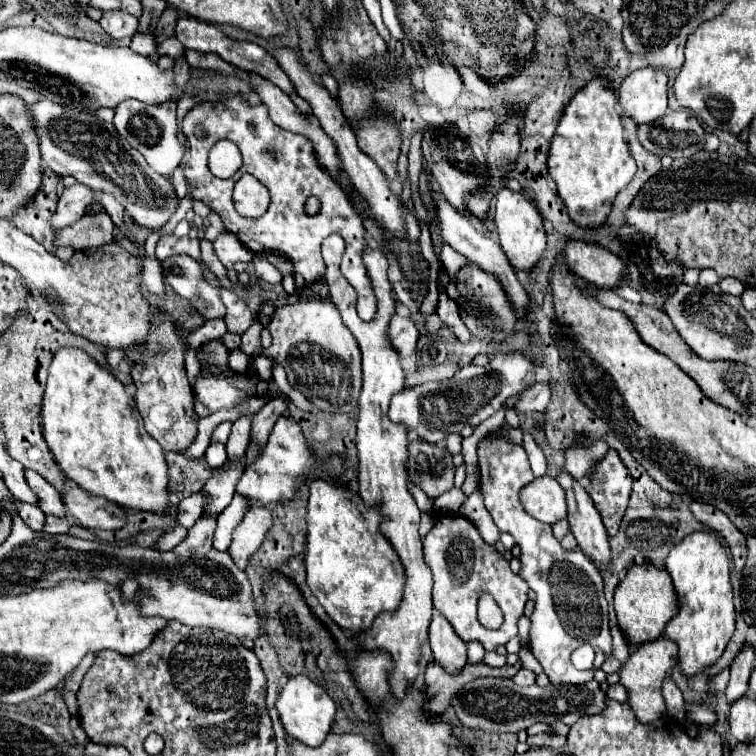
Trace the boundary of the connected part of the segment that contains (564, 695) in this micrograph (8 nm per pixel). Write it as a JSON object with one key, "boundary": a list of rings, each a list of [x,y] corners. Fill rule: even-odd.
{"boundary":[[[484,677],[470,681],[460,689],[460,693],[454,697],[452,707],[458,715],[458,719],[472,729],[482,731],[498,731],[498,733],[518,733],[520,729],[528,729],[530,725],[542,721],[542,723],[554,723],[562,721],[566,725],[576,723],[580,715],[594,715],[604,709],[606,693],[602,693],[598,681],[588,681],[584,685],[530,685],[520,687],[512,679],[496,679],[496,677]]]}

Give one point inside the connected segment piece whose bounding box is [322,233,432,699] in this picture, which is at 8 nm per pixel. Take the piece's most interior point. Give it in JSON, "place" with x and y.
{"place":[382,445]}

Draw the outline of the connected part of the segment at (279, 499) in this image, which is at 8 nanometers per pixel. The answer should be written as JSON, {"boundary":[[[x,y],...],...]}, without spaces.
{"boundary":[[[282,415],[276,421],[260,457],[250,467],[246,467],[246,471],[242,473],[242,477],[236,485],[236,491],[240,495],[256,499],[264,505],[266,503],[284,503],[294,497],[296,483],[308,475],[312,465],[314,465],[314,459],[310,455],[310,447],[306,443],[306,439],[300,431],[300,425],[296,425],[292,417]]]}

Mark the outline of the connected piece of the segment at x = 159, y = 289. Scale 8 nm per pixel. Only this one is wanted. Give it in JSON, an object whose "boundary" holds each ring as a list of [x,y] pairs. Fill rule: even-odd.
{"boundary":[[[144,251],[138,253],[138,257],[142,259],[142,277],[144,277],[144,287],[152,293],[162,297],[164,295],[164,283],[162,283],[162,267],[160,261],[154,257],[148,257]]]}

